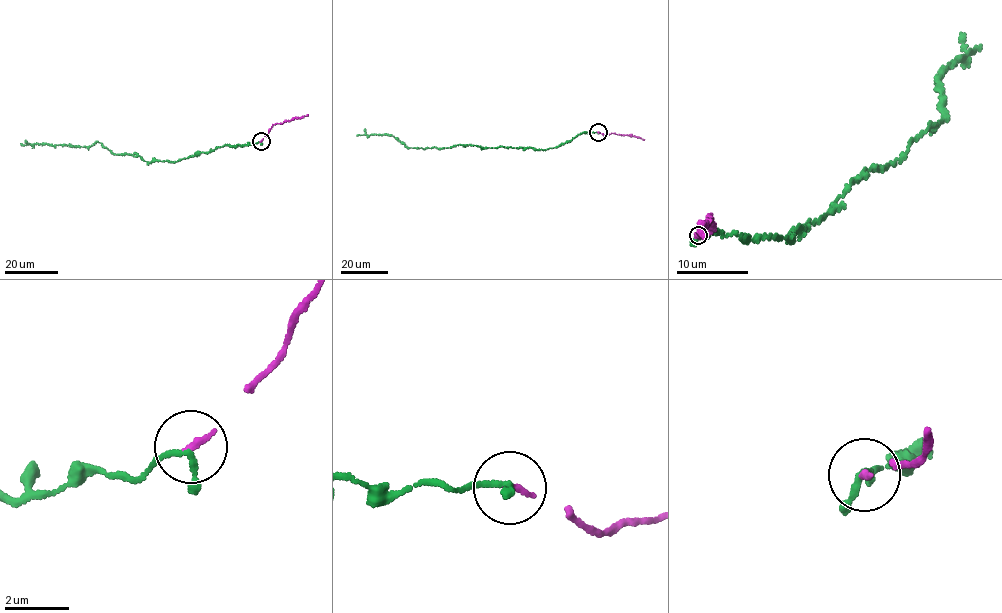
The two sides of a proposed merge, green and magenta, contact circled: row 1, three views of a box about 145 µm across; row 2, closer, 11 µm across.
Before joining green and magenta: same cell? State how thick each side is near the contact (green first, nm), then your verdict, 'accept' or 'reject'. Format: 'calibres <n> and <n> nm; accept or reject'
calibres 150 and 180 nm; accept

